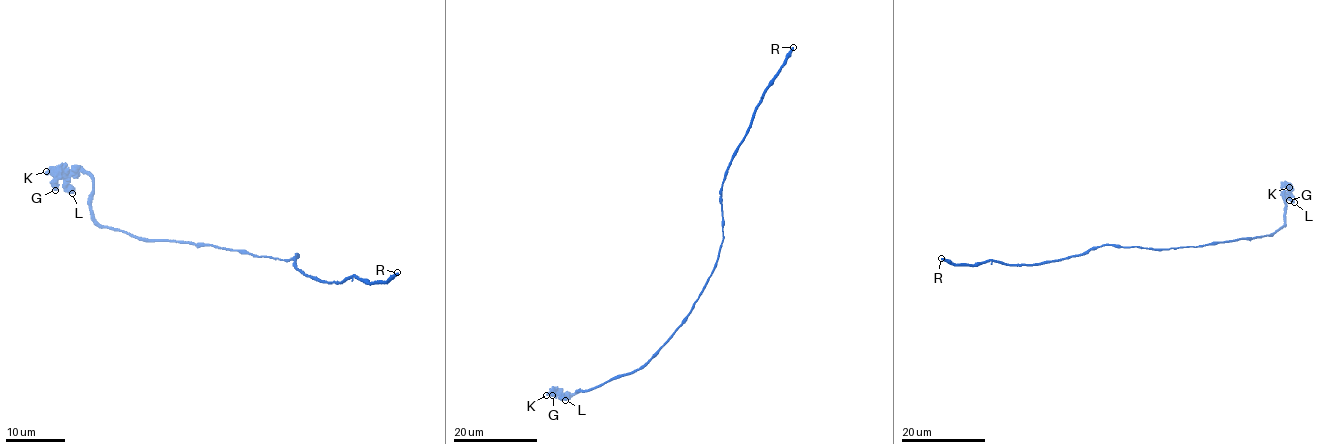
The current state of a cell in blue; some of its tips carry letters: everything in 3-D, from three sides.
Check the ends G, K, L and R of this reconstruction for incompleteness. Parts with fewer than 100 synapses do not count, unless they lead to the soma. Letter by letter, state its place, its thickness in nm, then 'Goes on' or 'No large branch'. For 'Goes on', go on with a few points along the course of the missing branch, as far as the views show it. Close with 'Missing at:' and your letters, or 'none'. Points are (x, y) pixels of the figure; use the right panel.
G: Place: (1289, 200). Thickness 340 nm. No large branch
K: Place: (1289, 187). Thickness 500 nm. No large branch
L: Place: (1294, 202). Thickness 600 nm. No large branch
R: Place: (941, 258). Thickness 360 nm. Goes on
Missing at: R

